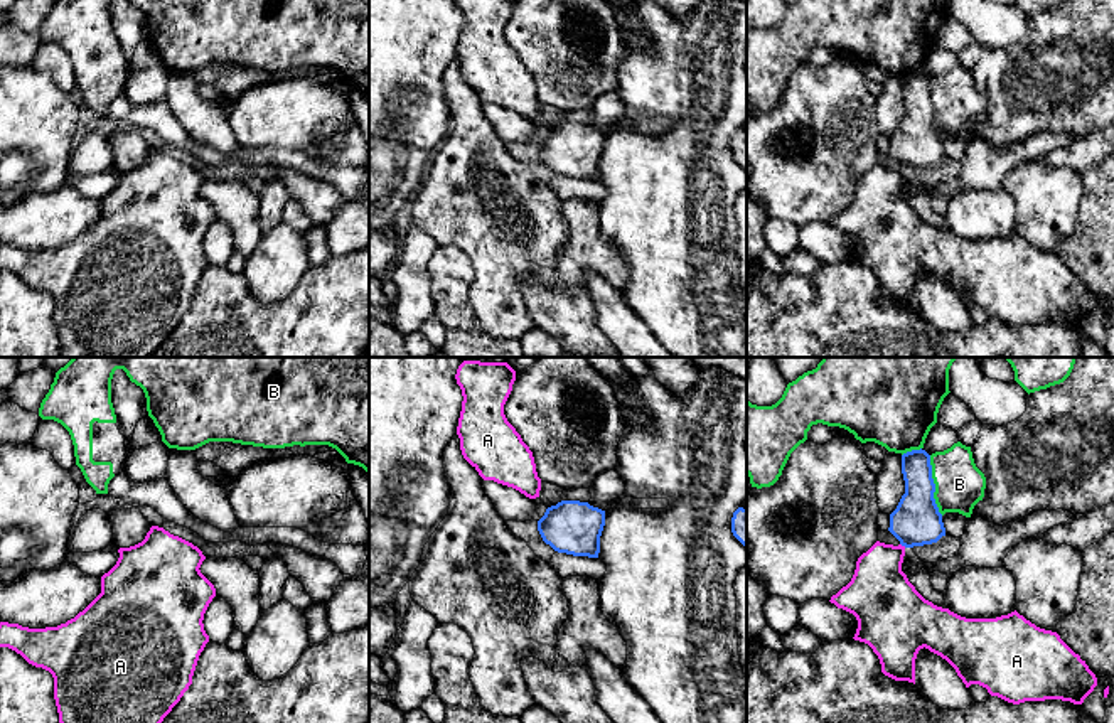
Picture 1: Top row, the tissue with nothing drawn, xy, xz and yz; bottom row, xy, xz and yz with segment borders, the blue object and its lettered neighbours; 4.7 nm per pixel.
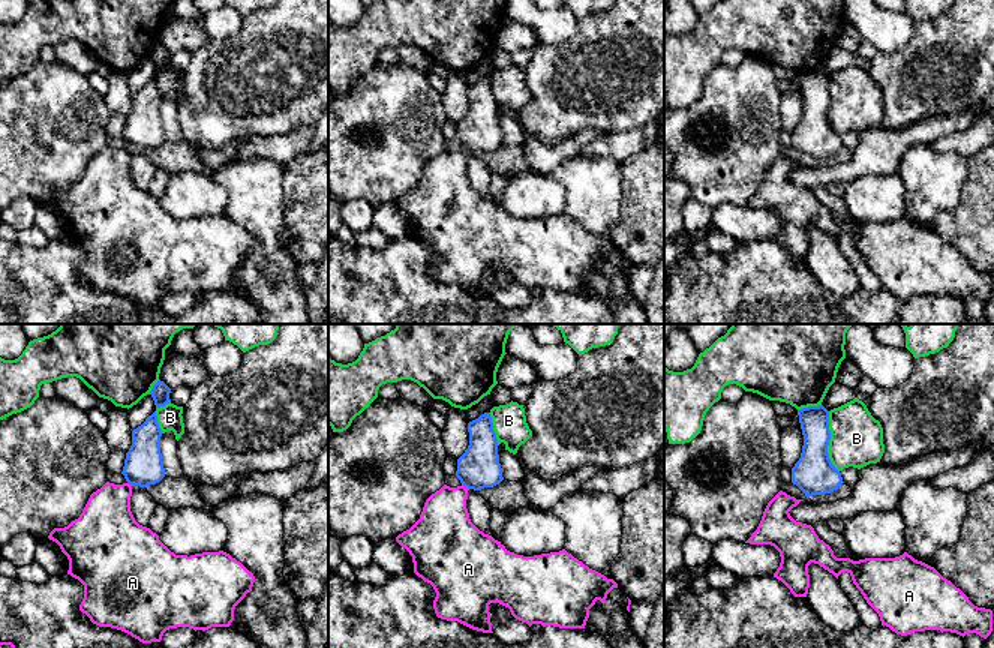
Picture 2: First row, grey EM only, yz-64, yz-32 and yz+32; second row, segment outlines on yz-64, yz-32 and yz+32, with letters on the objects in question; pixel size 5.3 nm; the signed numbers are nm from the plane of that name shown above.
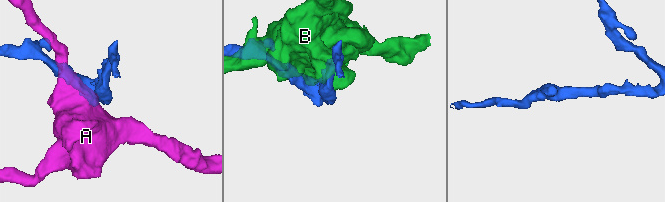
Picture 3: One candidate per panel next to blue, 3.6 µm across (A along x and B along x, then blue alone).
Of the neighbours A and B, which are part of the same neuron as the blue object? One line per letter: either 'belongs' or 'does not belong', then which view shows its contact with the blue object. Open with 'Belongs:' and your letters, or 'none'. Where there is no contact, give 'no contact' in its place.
Belongs: none
A: does not belong; meets blue in yz
B: does not belong; meets blue in yz

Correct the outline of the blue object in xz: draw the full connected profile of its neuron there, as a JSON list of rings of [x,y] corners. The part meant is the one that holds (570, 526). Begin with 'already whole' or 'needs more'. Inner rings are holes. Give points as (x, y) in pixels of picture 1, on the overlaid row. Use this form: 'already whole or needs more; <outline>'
already whole; [[[561,501],[546,509],[538,531],[558,553],[598,558],[605,511],[580,501]]]

